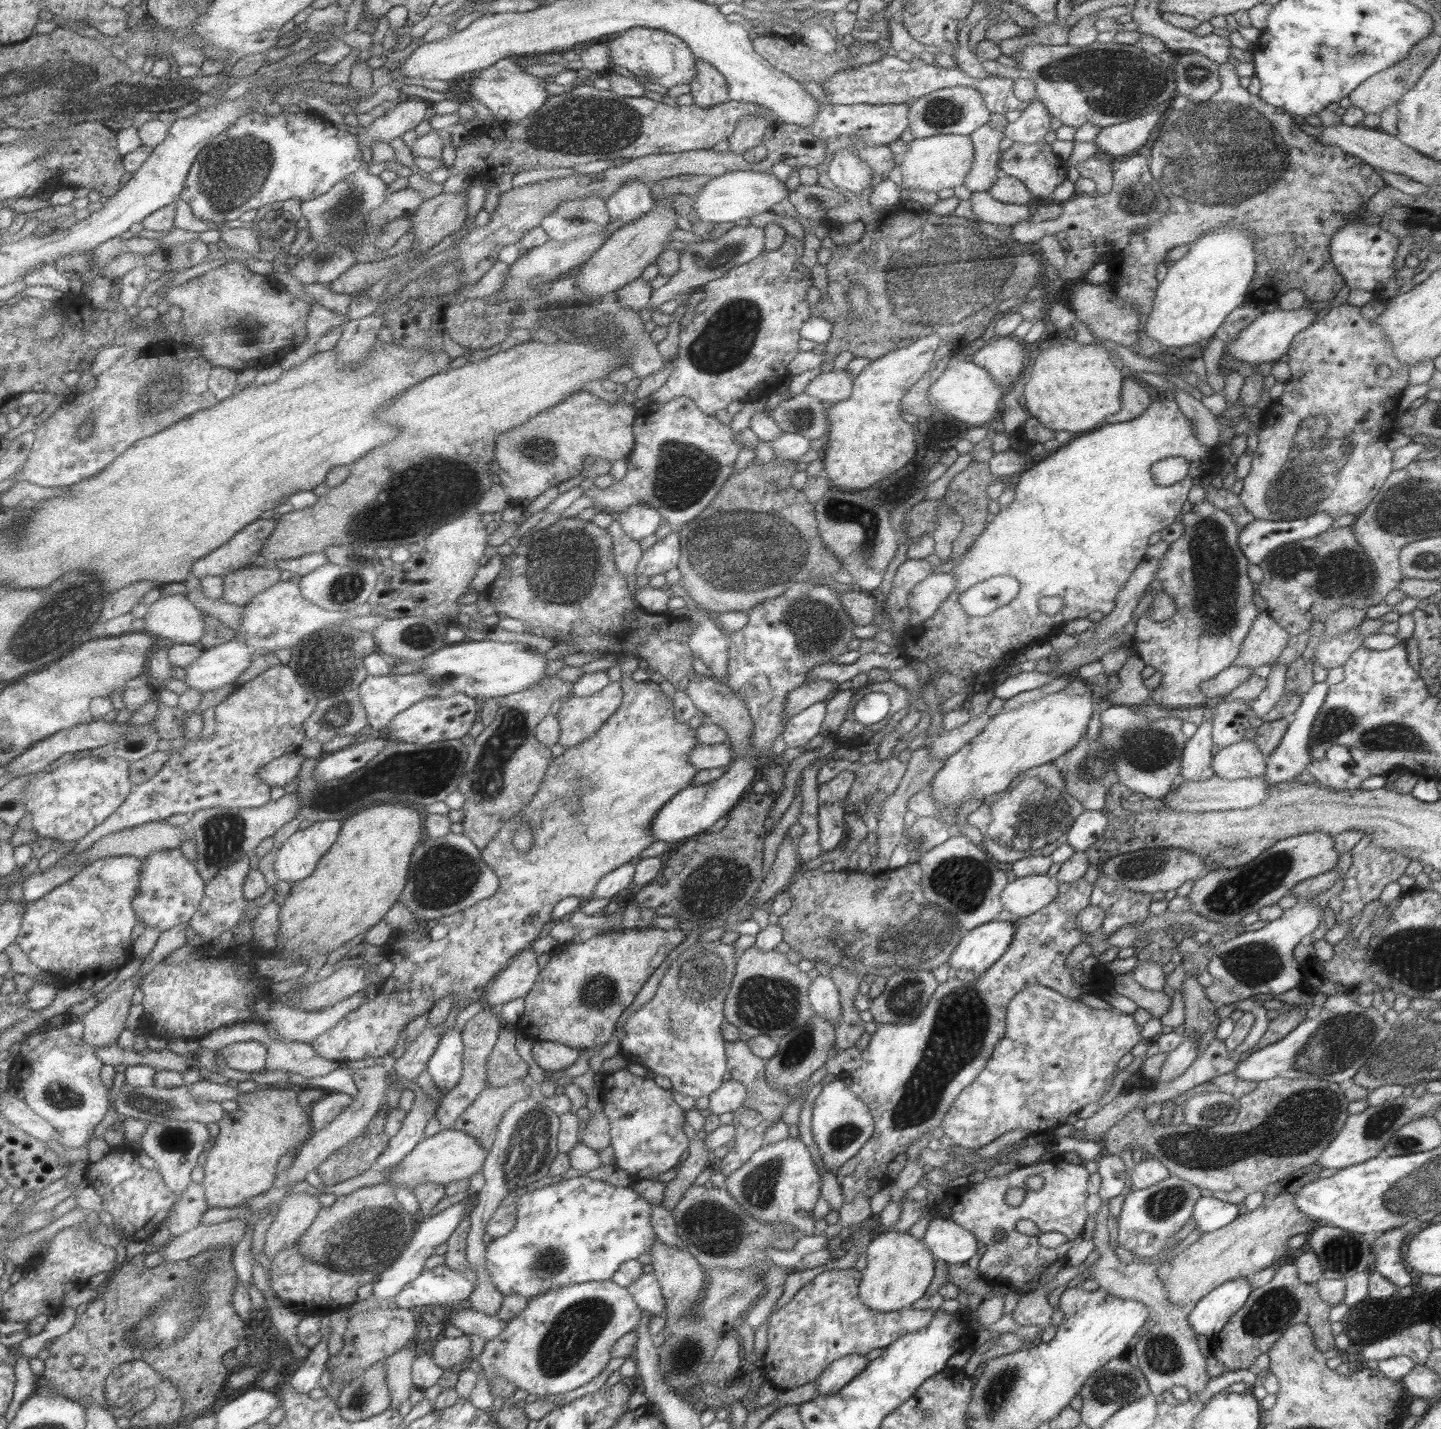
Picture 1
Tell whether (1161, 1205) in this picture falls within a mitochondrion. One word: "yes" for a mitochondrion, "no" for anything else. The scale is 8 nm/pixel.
yes

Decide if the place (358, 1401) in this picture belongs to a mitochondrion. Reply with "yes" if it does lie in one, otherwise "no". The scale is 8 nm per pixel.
yes

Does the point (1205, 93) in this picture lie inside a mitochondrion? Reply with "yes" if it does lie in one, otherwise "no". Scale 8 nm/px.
yes

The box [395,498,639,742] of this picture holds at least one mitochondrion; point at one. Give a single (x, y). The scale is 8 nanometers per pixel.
(560, 565)

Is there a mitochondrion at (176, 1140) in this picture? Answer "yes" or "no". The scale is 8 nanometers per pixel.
yes

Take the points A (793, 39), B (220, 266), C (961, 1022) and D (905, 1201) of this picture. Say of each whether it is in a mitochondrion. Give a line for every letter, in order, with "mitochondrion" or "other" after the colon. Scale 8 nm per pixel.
A: other
B: other
C: mitochondrion
D: other

